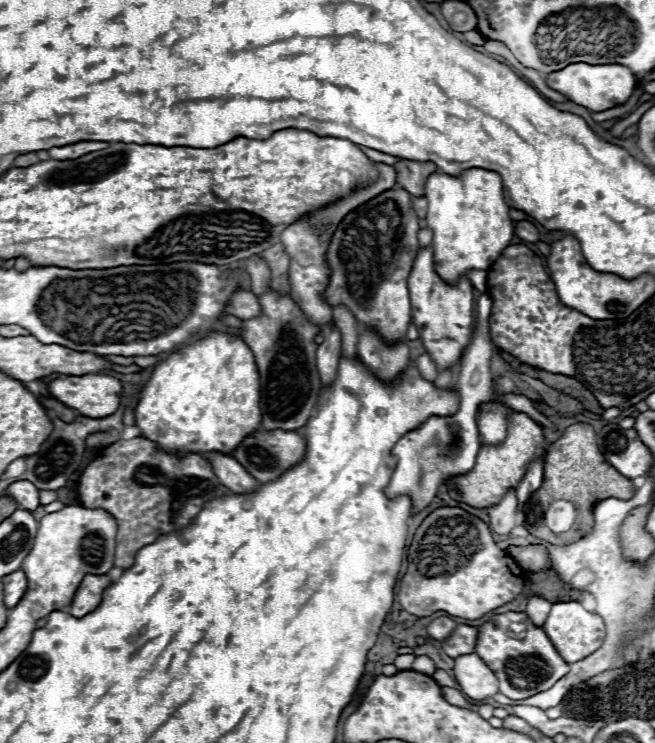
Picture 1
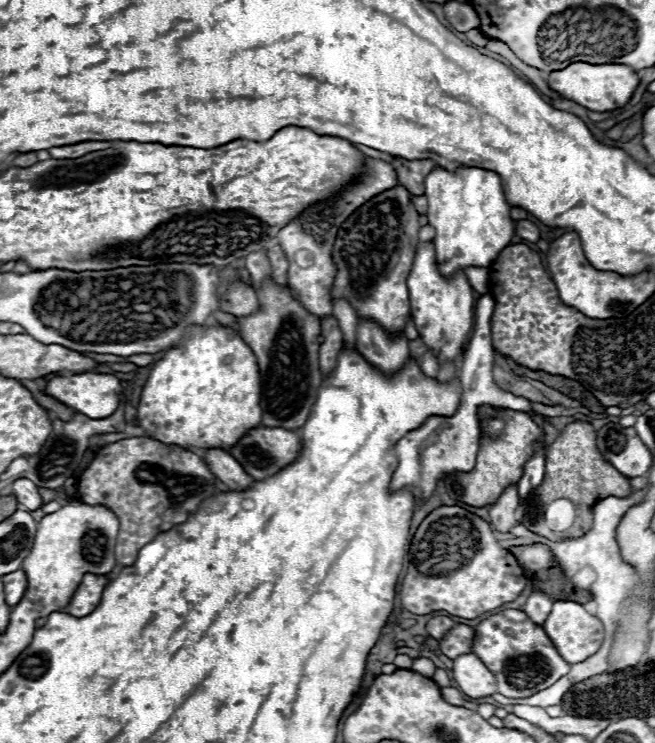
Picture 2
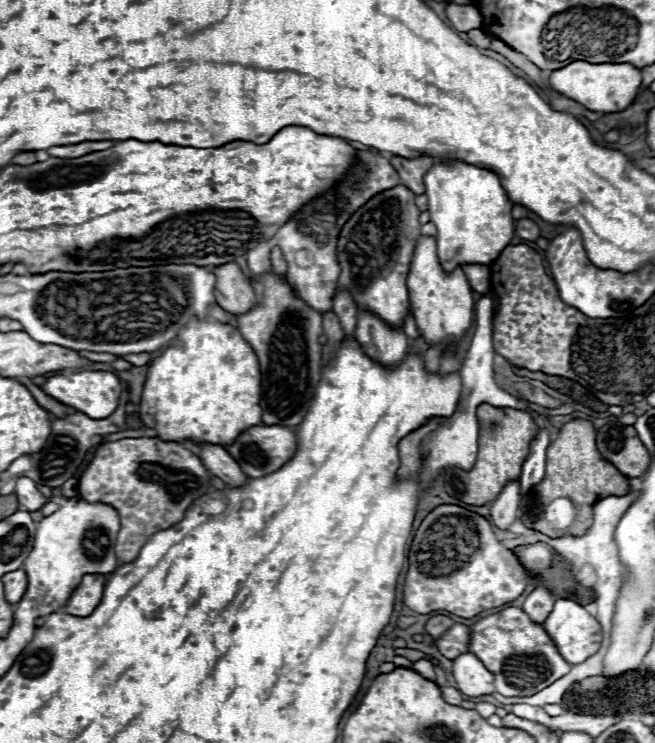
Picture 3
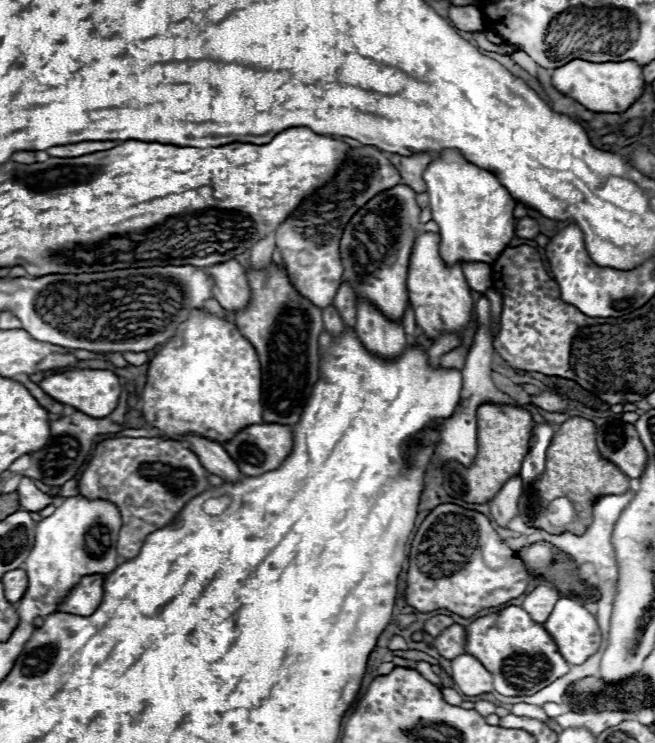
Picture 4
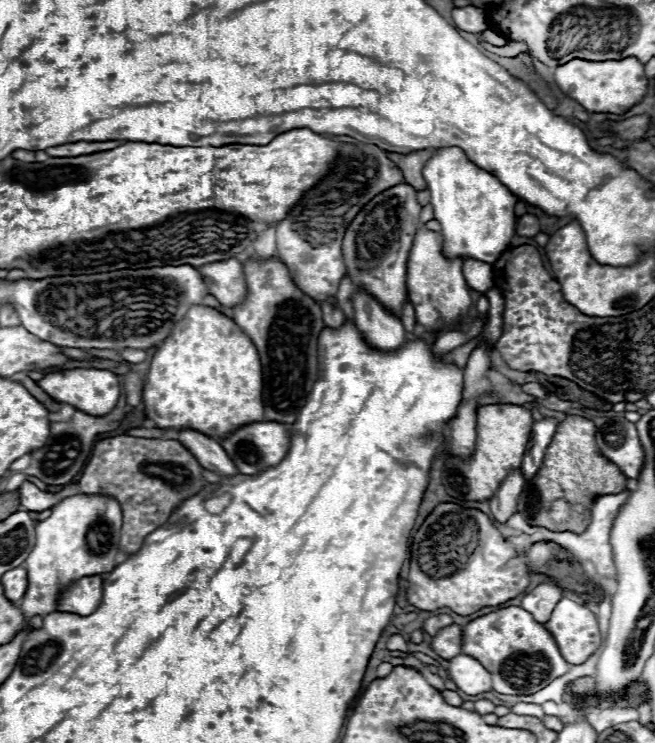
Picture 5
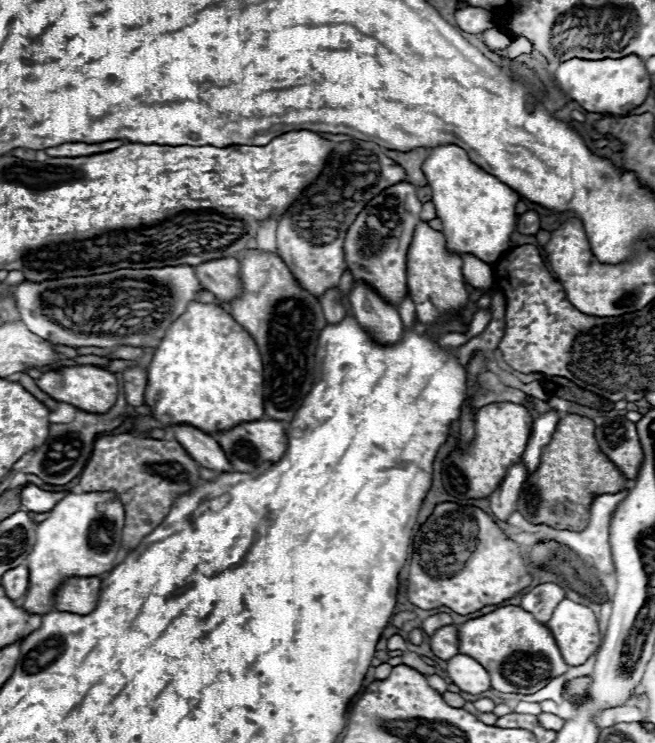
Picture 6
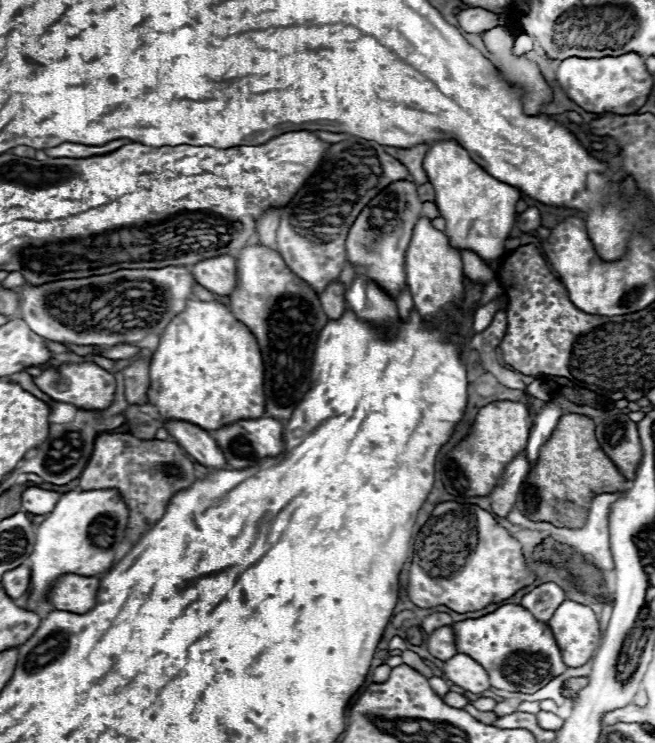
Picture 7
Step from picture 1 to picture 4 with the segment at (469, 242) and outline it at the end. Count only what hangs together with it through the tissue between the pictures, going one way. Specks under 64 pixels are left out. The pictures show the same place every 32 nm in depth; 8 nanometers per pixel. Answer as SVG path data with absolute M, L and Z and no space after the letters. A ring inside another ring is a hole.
M446 150L430 162L424 172L426 192L430 198L432 220L438 224L440 258L446 266L456 262L492 264L514 238L514 200L500 180L470 162L456 150Z

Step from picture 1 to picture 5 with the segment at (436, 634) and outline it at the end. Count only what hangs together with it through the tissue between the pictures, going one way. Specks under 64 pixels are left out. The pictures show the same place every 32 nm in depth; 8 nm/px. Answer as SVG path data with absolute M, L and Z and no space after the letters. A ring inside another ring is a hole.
M438 614L438 616L432 616L432 618L424 620L422 630L424 630L426 634L430 634L430 636L436 636L442 628L446 628L446 626L450 626L450 624L454 624L450 616L446 616L446 614Z

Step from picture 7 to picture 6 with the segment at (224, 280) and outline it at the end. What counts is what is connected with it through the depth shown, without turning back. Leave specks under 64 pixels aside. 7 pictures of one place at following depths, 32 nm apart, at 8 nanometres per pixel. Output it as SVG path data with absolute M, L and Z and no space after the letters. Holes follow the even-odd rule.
M220 258L204 262L194 270L204 288L212 292L220 302L230 304L240 296L242 280L240 280L240 262L236 258Z

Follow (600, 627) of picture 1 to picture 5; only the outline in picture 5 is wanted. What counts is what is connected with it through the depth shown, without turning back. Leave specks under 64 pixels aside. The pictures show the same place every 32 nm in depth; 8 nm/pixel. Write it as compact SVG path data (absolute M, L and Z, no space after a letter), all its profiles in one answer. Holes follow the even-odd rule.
M562 598L556 604L544 626L552 630L552 636L560 646L560 654L568 664L582 664L602 644L596 616L586 606L568 598Z

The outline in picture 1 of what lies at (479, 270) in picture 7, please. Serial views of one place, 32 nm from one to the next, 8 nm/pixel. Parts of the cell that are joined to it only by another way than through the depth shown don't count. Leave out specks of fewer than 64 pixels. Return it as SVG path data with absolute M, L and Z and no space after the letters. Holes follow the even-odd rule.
M470 270L468 280L478 292L486 292L486 272L484 270Z

